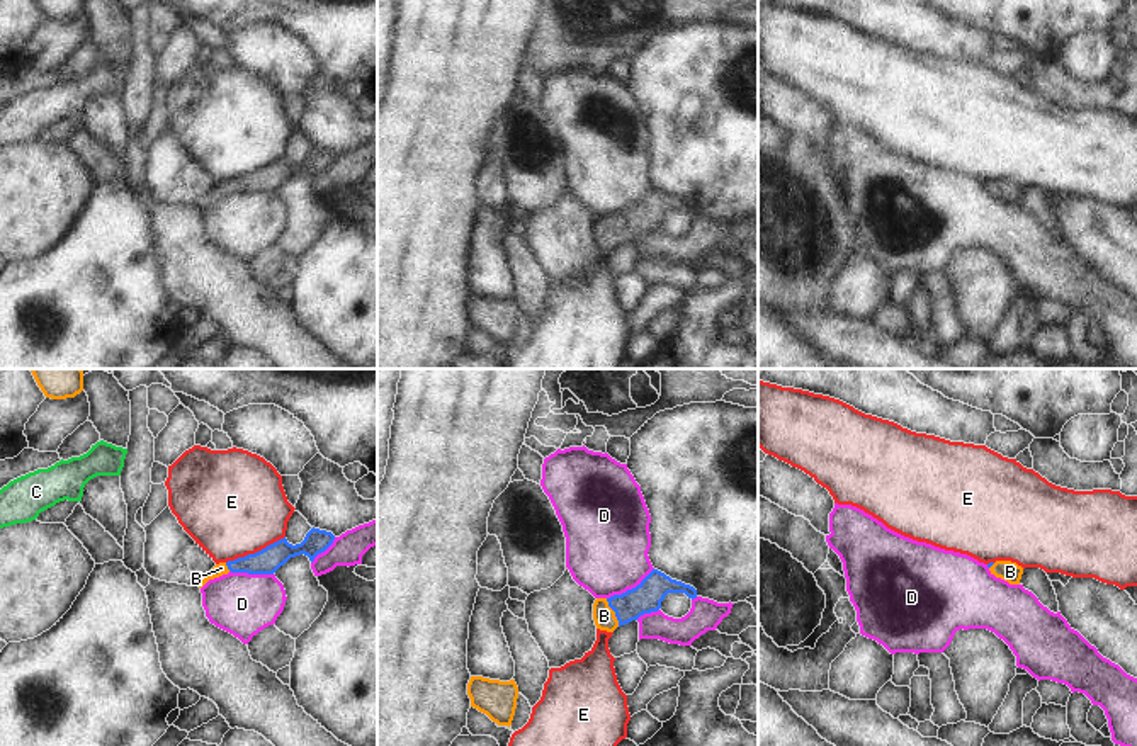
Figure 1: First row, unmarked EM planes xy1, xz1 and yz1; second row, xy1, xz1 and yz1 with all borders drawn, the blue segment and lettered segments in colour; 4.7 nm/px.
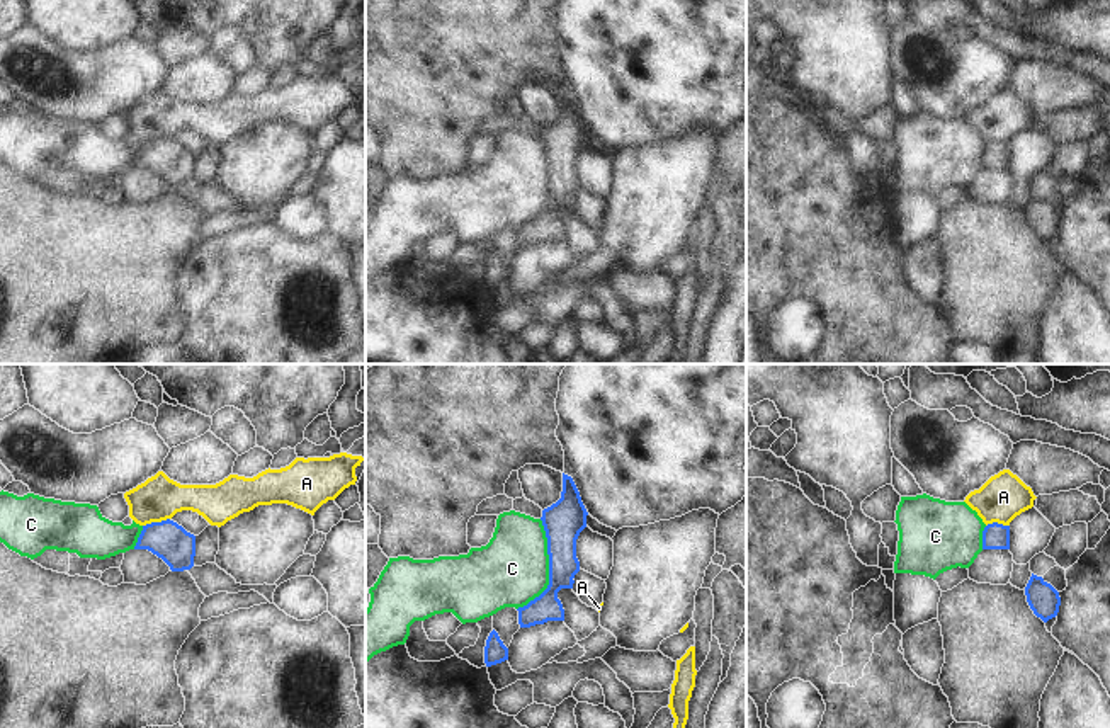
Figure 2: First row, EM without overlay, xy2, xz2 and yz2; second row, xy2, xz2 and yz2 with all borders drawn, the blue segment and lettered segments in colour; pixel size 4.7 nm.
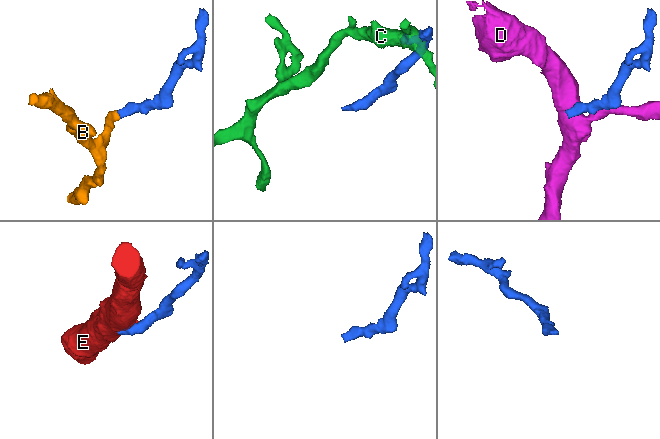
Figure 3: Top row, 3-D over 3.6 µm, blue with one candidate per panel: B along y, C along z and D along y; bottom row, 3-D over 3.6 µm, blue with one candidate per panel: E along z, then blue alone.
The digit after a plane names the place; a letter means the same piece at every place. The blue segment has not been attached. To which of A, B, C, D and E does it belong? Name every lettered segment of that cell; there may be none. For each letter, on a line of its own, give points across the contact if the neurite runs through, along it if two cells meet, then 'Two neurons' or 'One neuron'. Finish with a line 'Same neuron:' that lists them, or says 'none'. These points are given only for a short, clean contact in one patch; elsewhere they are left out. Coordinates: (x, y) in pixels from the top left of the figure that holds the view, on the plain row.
A: Boundary: xy2 (169, 136), (143, 145). Two neurons
B: Path across: xz1 (646, 216), (614, 230), (604, 235). One neuron
C: Two neurons
D: Two neurons
E: Boundary: xy1 (284, 155), (226, 182). Two neurons
Same neuron: B.

